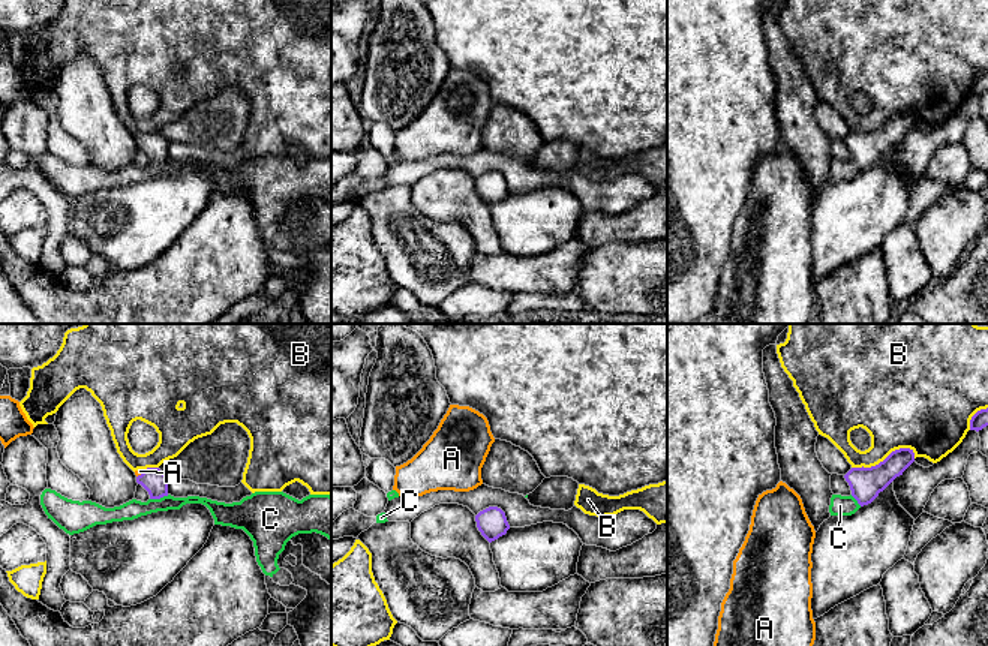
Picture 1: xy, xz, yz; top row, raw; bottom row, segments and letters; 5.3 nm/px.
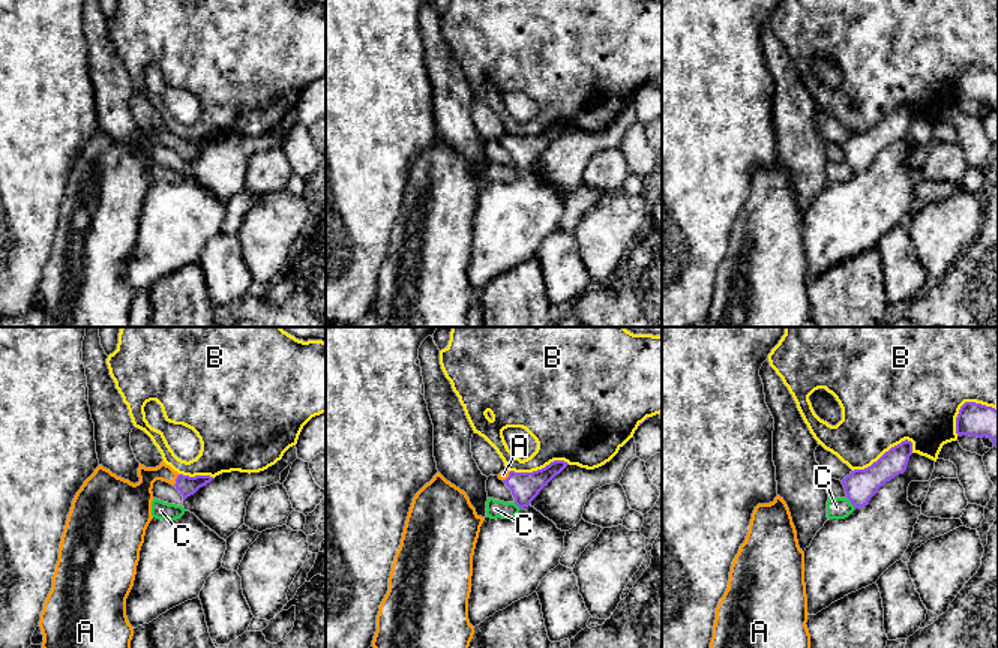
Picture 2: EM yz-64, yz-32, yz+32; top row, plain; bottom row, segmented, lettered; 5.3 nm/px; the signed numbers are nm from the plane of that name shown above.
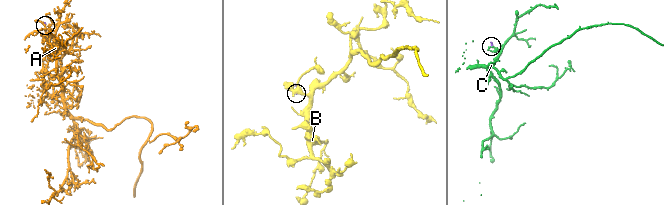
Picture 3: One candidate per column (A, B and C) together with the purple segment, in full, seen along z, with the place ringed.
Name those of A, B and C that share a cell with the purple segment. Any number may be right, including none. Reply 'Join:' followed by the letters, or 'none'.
Join: A

